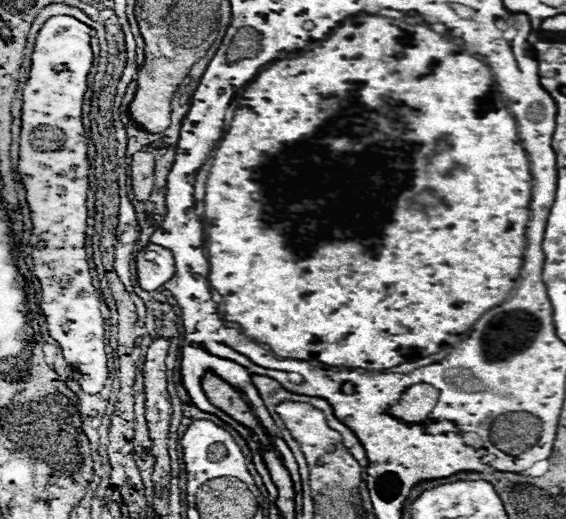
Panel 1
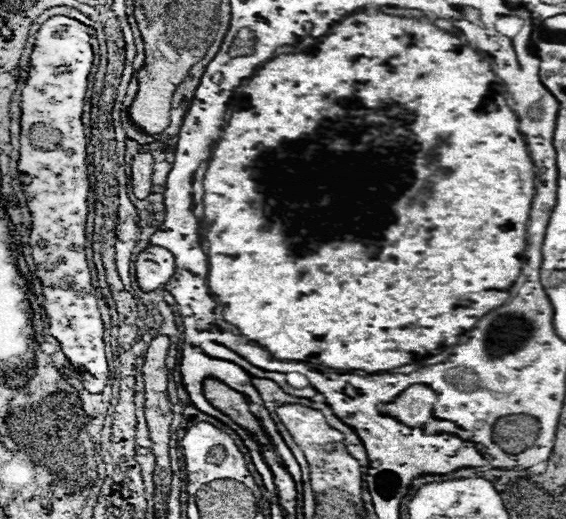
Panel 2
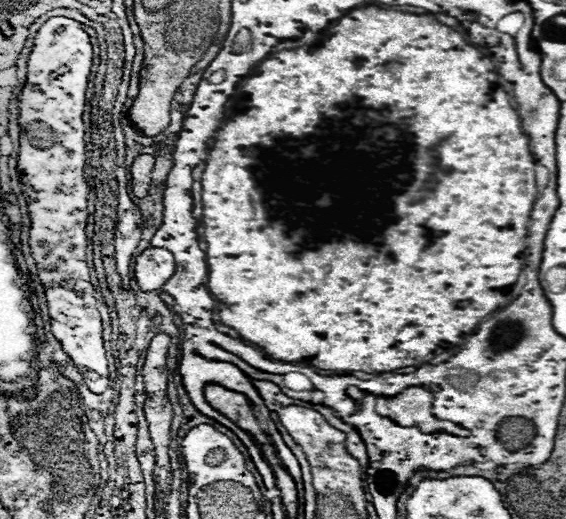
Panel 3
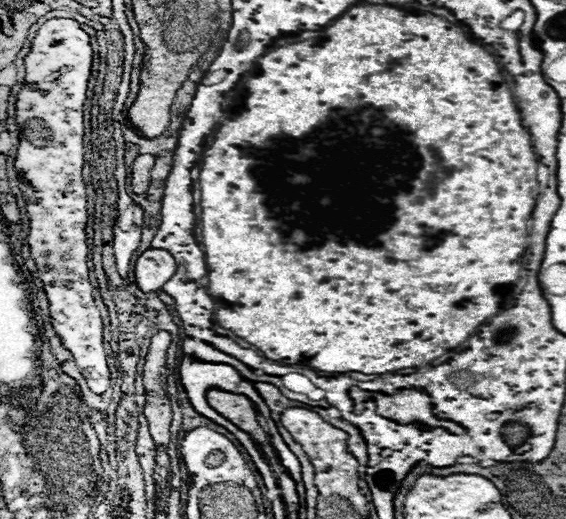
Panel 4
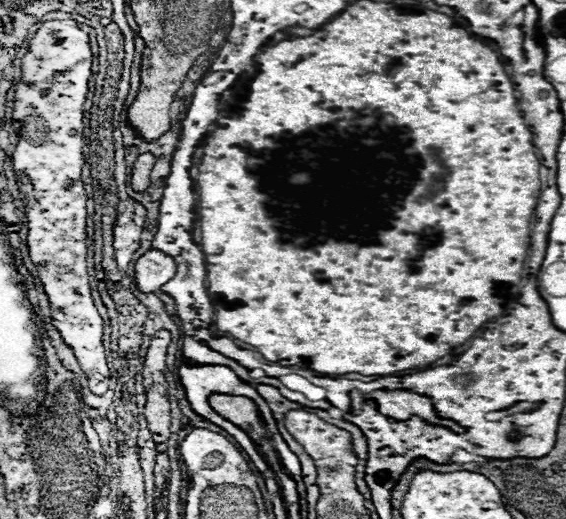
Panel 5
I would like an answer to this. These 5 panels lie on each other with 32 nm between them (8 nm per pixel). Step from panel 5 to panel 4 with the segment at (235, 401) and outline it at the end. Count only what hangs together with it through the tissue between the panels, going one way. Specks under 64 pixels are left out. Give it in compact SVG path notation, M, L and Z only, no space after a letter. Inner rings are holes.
M212 390L212 392L208 392L208 404L216 412L220 412L224 418L228 418L232 424L236 424L238 428L248 428L246 422L254 422L254 428L260 428L258 420L256 420L254 404L246 396Z

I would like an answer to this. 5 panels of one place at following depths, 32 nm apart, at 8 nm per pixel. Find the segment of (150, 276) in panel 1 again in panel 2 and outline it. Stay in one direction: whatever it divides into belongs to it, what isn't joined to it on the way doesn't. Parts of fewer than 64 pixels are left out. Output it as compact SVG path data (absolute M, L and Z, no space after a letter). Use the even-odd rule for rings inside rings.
M148 246L136 258L136 280L144 292L162 288L174 274L174 256L160 246Z

